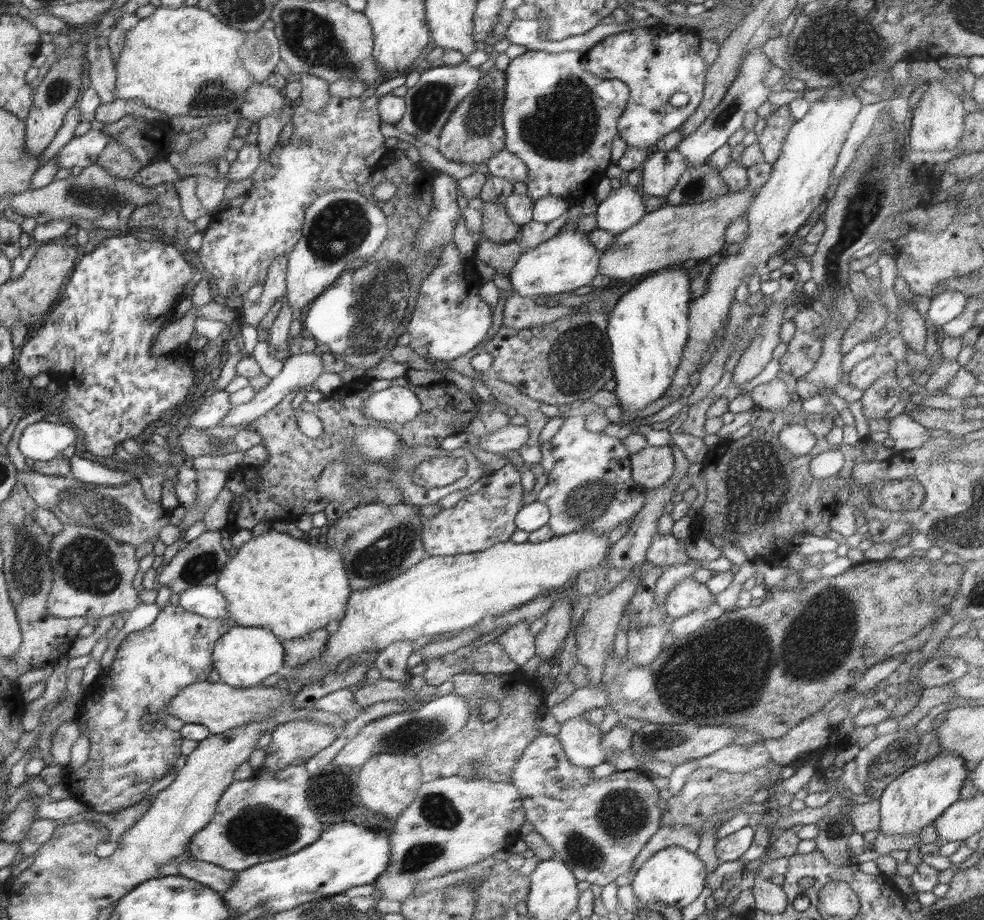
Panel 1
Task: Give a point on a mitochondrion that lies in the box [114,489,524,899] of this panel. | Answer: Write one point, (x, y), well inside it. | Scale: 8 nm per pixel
(255, 829)

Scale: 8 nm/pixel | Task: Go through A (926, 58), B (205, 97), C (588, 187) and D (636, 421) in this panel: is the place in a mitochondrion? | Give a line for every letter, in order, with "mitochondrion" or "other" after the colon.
A: other
B: mitochondrion
C: other
D: other

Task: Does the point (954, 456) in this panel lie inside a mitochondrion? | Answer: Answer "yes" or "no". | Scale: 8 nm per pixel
no

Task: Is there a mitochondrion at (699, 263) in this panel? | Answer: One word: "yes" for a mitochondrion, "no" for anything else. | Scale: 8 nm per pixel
no

